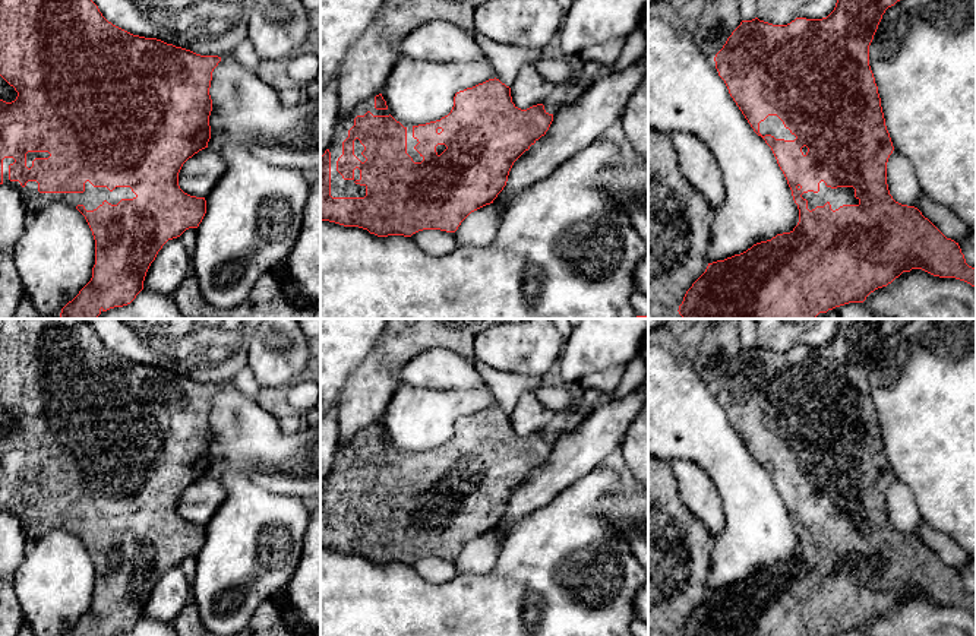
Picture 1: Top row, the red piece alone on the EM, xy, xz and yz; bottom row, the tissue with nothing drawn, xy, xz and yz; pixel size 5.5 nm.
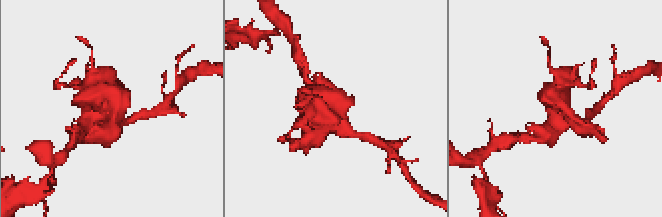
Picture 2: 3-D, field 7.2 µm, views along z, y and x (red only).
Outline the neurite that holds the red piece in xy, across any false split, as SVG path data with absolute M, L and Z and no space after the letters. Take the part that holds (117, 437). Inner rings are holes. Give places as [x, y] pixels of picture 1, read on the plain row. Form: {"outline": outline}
{"outline": "M0 319L0 404L18 420L12 430L0 427L0 512L18 516L29 542L53 528L73 532L85 544L95 567L92 605L63 636L114 636L130 632L143 617L146 599L162 573L202 550L206 528L184 520L179 513L179 500L189 485L208 475L212 439L209 415L212 399L219 389L218 383L200 383L157 366L133 363L113 352L82 319Z"}

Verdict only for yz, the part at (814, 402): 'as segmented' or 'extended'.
extended

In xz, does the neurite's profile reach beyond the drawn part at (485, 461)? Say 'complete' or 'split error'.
split error

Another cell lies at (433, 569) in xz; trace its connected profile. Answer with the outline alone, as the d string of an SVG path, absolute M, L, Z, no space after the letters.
M423 557L413 561L411 566L430 583L445 583L458 573L455 560L440 557Z

